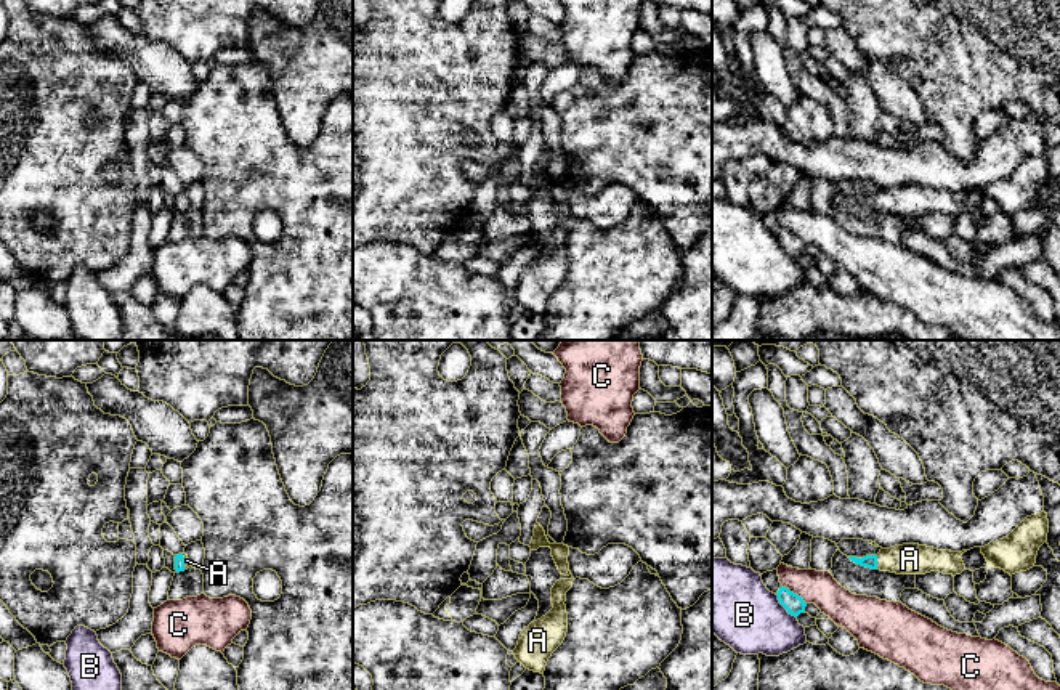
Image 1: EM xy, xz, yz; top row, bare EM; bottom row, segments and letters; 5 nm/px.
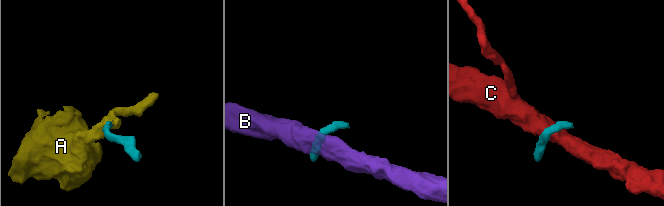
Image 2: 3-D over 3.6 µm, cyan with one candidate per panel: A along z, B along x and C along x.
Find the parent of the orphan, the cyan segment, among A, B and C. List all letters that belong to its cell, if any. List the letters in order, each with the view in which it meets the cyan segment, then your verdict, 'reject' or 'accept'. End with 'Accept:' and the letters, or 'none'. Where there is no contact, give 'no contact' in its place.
A: contact in yz; accept
B: contact in yz; reject
C: contact in yz; reject
Accept: A

